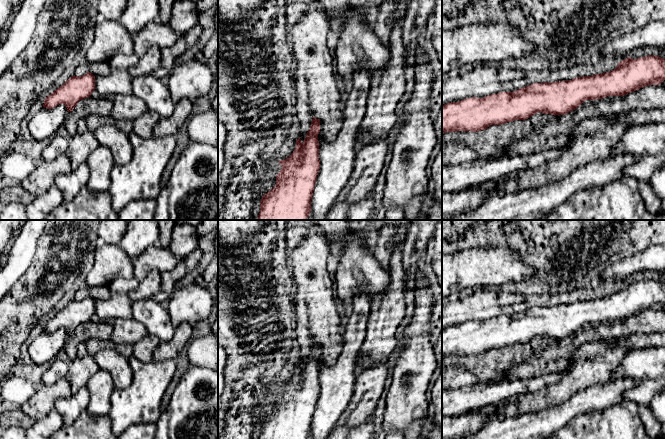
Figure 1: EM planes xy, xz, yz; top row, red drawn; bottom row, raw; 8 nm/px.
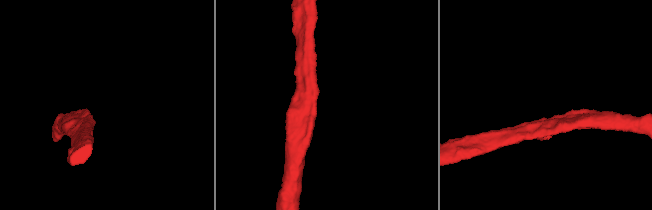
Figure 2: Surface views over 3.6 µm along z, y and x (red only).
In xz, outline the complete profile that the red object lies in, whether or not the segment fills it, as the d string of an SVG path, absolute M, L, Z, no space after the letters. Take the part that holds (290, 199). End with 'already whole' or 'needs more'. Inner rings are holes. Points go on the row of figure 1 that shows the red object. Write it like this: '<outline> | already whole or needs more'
M313 116L304 142L302 143L299 137L293 153L285 160L279 160L282 168L276 176L275 187L262 196L258 220L306 220L309 217L315 182L320 169L319 132L320 120Z | already whole

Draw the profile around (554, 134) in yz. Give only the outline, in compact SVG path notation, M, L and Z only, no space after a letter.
M649 85L624 96L607 96L602 99L586 100L577 109L565 115L556 115L543 127L532 130L512 144L504 142L486 157L527 155L546 149L561 148L573 138L580 122L600 116L614 116L632 110L665 109L665 87Z

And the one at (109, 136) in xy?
M109 124L100 126L93 134L101 146L111 151L115 165L124 165L131 160L133 148L129 135Z

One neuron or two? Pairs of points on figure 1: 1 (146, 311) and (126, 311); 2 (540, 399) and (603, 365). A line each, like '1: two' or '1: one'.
1: two
2: one

